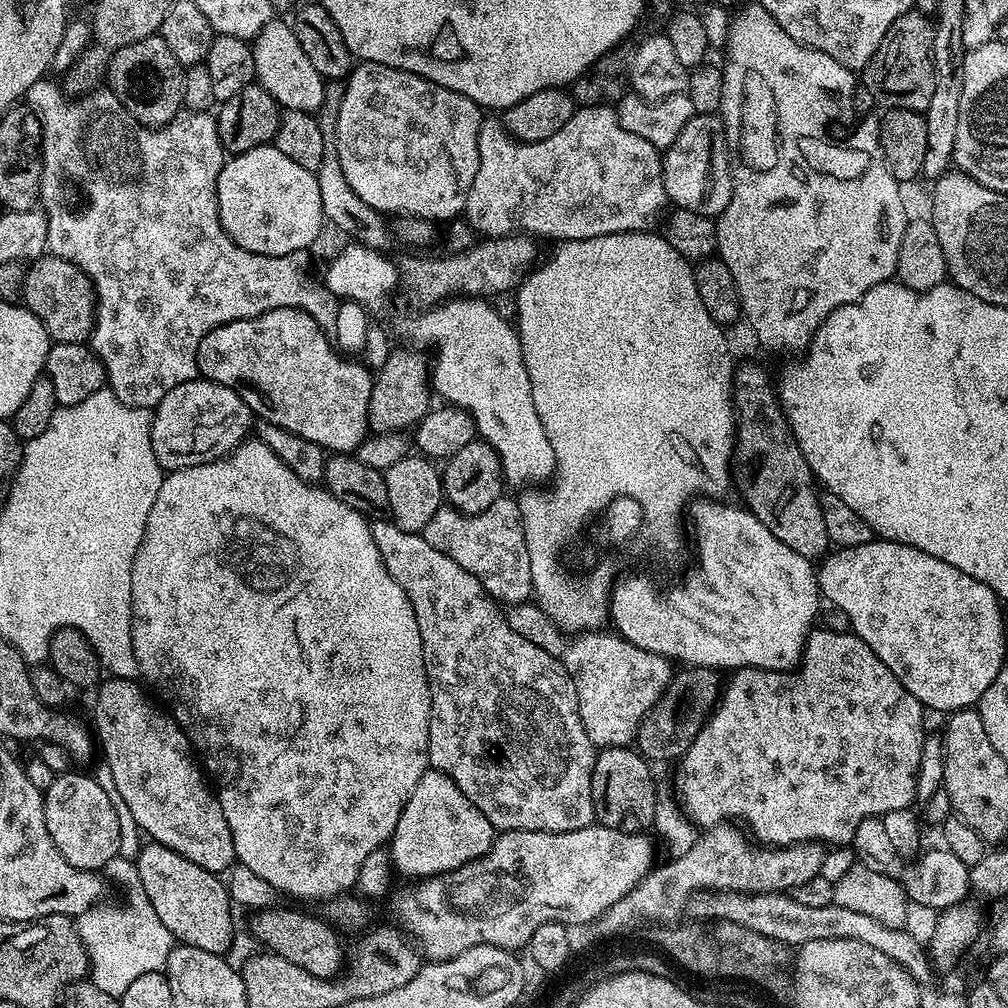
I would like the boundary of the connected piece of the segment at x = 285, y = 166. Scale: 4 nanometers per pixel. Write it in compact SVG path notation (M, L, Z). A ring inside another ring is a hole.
M265 146L235 153L225 159L216 183L218 214L226 234L238 246L263 256L281 256L291 252L311 249L311 244L320 236L320 227L325 227L322 210L322 194L318 190L316 173L311 168L298 166L294 158L282 154L275 146Z

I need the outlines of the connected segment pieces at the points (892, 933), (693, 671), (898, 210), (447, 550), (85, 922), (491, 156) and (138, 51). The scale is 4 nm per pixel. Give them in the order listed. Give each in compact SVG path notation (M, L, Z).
M709 892L691 901L690 912L708 920L704 922L725 920L738 926L746 926L746 930L766 934L766 938L774 938L779 944L789 946L799 946L806 942L826 942L826 938L850 938L854 942L866 942L866 946L874 946L874 950L886 954L886 958L898 962L921 986L927 985L927 980L934 975L932 961L928 958L925 945L919 944L908 930L882 926L882 922L877 922L866 914L846 910L846 906L838 906L835 902L826 906L806 906L786 892Z
M688 666L680 671L673 675L662 698L654 702L653 708L642 718L638 726L634 744L640 755L649 762L679 761L680 757L686 754L686 750L690 750L698 730L712 715L712 709L720 699L722 676L717 669Z
M752 2L739 9L731 17L728 25L728 47L723 53L724 64L722 63L722 71L724 73L724 81L722 82L722 102L720 103L720 111L718 113L721 122L724 123L723 135L726 137L727 143L730 145L731 151L734 155L731 157L730 163L732 165L732 197L726 206L726 210L721 212L716 220L716 252L719 259L723 260L726 267L730 270L730 274L736 283L736 294L740 298L740 311L743 319L748 319L748 324L752 327L752 332L756 335L756 340L764 348L769 348L772 352L797 352L796 354L803 353L808 347L808 341L816 335L816 332L822 326L822 322L826 322L828 315L834 310L838 310L847 304L858 302L858 298L862 298L862 294L866 294L866 290L870 290L879 284L889 283L896 276L896 267L898 266L898 246L902 246L902 234L906 234L906 226L910 219L910 213L904 209L904 196L900 193L902 188L901 181L895 180L890 174L890 170L884 164L884 158L880 155L879 151L868 140L856 140L852 144L852 148L847 148L844 144L835 144L832 140L827 140L828 124L832 124L844 111L848 108L848 103L852 100L852 95L855 94L856 88L858 92L858 76L853 69L842 66L842 62L838 62L834 58L830 58L830 54L822 54L822 50L814 50L810 46L806 46L802 42L798 42L794 38L790 38L790 34L786 34L786 30L782 30L782 26L778 26L778 22L761 6L758 2Z
M501 498L494 502L494 506L486 506L482 514L473 516L449 507L426 522L422 535L434 550L442 550L442 554L454 558L462 570L477 576L484 584L485 592L501 605L527 604L533 599L530 554L526 550L519 499Z
M116 856L108 864L107 875L117 880L124 887L124 896L128 899L128 908L104 908L97 906L82 913L75 921L78 934L86 946L90 982L102 994L119 997L126 994L134 981L142 974L164 972L174 947L170 930L162 926L162 918L154 914L146 890L142 890L142 878L138 878L135 860Z
M597 106L595 108L577 107L576 112L558 130L558 134L550 134L542 142L530 142L525 144L514 139L504 126L503 119L485 119L480 126L480 137L478 138L478 174L474 174L474 182L470 182L470 190L466 194L466 206L462 216L469 229L473 233L484 238L495 238L498 236L514 236L517 234L531 234L533 237L541 238L545 236L548 240L563 242L566 240L585 240L586 238L598 238L599 236L609 236L619 232L646 232L655 229L656 219L660 216L660 211L664 207L669 207L670 201L664 185L664 161L661 149L655 148L646 138L638 138L638 134L630 134L630 130L622 130L622 122L618 122L616 109L612 106Z
M158 34L122 46L108 61L106 86L116 95L118 102L138 123L146 128L162 128L182 111L182 82L184 68L170 54L170 46Z

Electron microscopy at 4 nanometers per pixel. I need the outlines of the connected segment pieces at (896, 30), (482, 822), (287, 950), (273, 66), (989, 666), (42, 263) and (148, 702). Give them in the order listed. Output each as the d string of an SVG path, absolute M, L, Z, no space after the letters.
M913 10L902 14L902 18L898 18L894 22L894 26L890 26L890 30L886 30L886 38L882 38L878 50L874 50L874 58L870 58L870 62L862 69L863 91L865 88L881 104L881 109L905 108L922 114L930 106L930 98L934 95L934 78L936 77L932 61L933 27L933 21L925 13Z
M429 770L418 778L418 786L414 786L402 810L402 818L398 818L398 826L394 826L390 841L392 867L399 875L401 872L404 876L412 876L408 878L441 876L486 855L497 835L490 818L458 790L452 779Z
M283 906L261 908L253 916L256 917L252 920L252 932L256 935L257 942L264 944L260 946L273 956L286 958L286 962L294 962L294 966L302 966L302 970L318 978L331 980L341 975L346 964L344 944L340 941L341 933L327 920L319 915L307 916L304 912L295 912L294 909Z
M274 18L256 35L251 45L256 71L255 83L263 86L266 94L270 94L270 98L274 98L281 109L319 113L319 108L324 104L326 81L318 74L318 70L314 70L310 58L306 58L291 23L287 19Z
M873 538L862 546L836 548L829 551L828 555L819 561L818 579L821 597L827 603L829 600L848 619L847 627L862 642L866 642L866 646L870 646L870 650L874 650L874 654L878 654L878 658L882 658L882 662L886 662L890 674L894 674L894 678L898 678L898 682L902 682L902 686L906 686L906 690L910 690L910 694L914 694L914 698L918 698L918 702L924 705L925 709L932 711L933 708L936 712L951 714L959 712L961 708L979 705L982 694L986 694L986 690L990 690L990 682L994 682L994 678L998 678L1000 669L1005 667L1004 616L1000 613L1001 601L988 589L986 584L970 578L970 574L962 574L962 570L942 562L942 558L934 558L934 554L926 554L914 546L906 546L896 540Z
M45 254L27 265L24 273L24 307L38 317L52 344L83 344L96 322L96 293L88 276L78 266Z
M108 678L94 692L96 705L92 708L93 721L91 720L94 736L99 747L100 744L104 747L103 759L114 776L118 793L122 794L123 801L130 808L138 828L145 837L182 854L182 858L190 858L190 862L206 870L217 874L227 873L237 863L237 859L234 838L230 834L230 826L226 826L226 814L222 814L219 795L210 787L194 755L194 749L188 742L188 735L163 707L155 708L152 705L153 697L137 684L132 680Z

